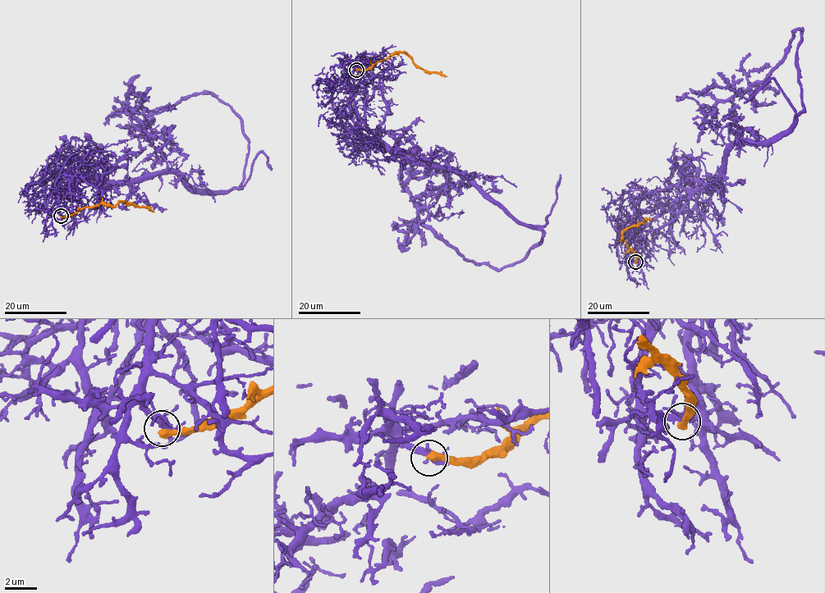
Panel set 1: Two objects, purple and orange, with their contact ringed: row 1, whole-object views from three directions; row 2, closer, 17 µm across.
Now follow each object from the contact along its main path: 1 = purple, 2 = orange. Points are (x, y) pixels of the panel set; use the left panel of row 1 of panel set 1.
1: (61, 216), (59, 186), (166, 167), (131, 121), (135, 110), (195, 94), (220, 101)
2: (61, 216), (71, 216), (83, 208), (101, 203), (116, 206), (126, 202), (148, 207), (154, 212)

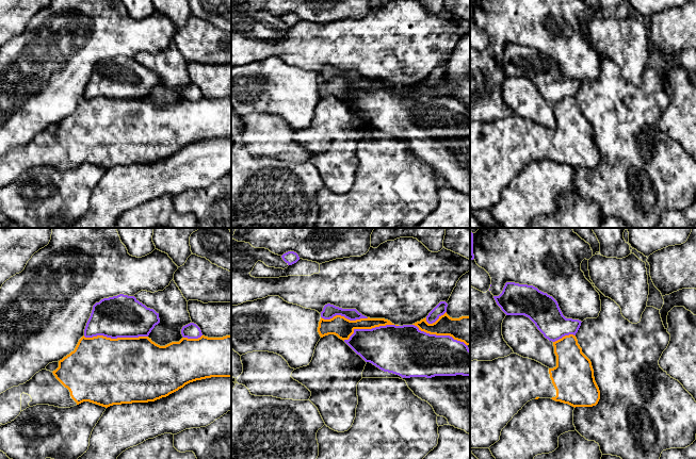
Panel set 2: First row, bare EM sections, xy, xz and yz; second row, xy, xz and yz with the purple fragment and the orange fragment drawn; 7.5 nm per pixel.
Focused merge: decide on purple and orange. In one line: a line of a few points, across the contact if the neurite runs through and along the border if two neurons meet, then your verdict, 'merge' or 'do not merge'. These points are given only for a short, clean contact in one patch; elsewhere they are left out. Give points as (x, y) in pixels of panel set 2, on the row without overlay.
do not merge

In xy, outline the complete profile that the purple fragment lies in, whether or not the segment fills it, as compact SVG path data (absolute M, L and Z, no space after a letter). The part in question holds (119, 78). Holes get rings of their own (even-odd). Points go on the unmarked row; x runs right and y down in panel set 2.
M119 55L103 60L93 67L84 91L85 99L103 97L111 100L148 98L160 84L159 75L134 58Z

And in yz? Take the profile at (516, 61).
M506 44L502 54L493 60L506 77L529 79L544 98L552 103L565 97L576 97L582 84L566 80L557 63L533 47Z

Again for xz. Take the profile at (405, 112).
M386 86L375 88L372 91L354 91L354 95L350 98L349 101L344 101L344 103L366 124L372 125L373 127L375 127L384 133L401 137L402 141L406 143L408 149L414 153L414 155L422 162L427 163L433 168L437 177L446 179L448 181L449 186L465 192L467 195L470 196L470 111L464 103L454 101L450 97L436 97L426 95L424 93L421 93L415 86Z

